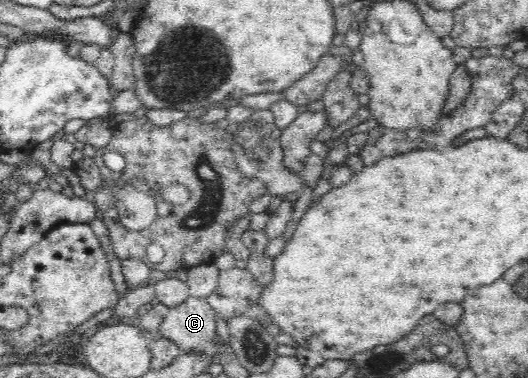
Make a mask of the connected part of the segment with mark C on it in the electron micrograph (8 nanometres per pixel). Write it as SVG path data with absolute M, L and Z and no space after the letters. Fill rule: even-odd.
M190 296L179 306L168 310L165 320L159 327L156 337L165 338L174 342L181 353L203 356L207 348L213 346L213 340L217 336L217 315L206 298Z

